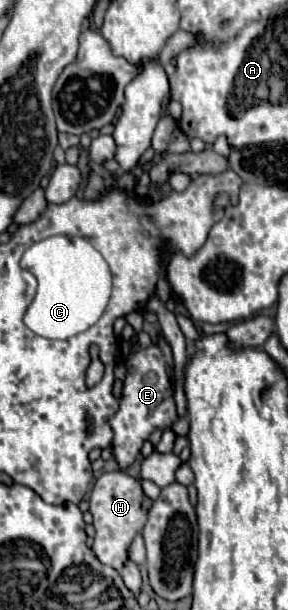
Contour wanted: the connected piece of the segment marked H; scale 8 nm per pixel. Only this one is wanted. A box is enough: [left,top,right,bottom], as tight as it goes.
[89,470,147,570]

